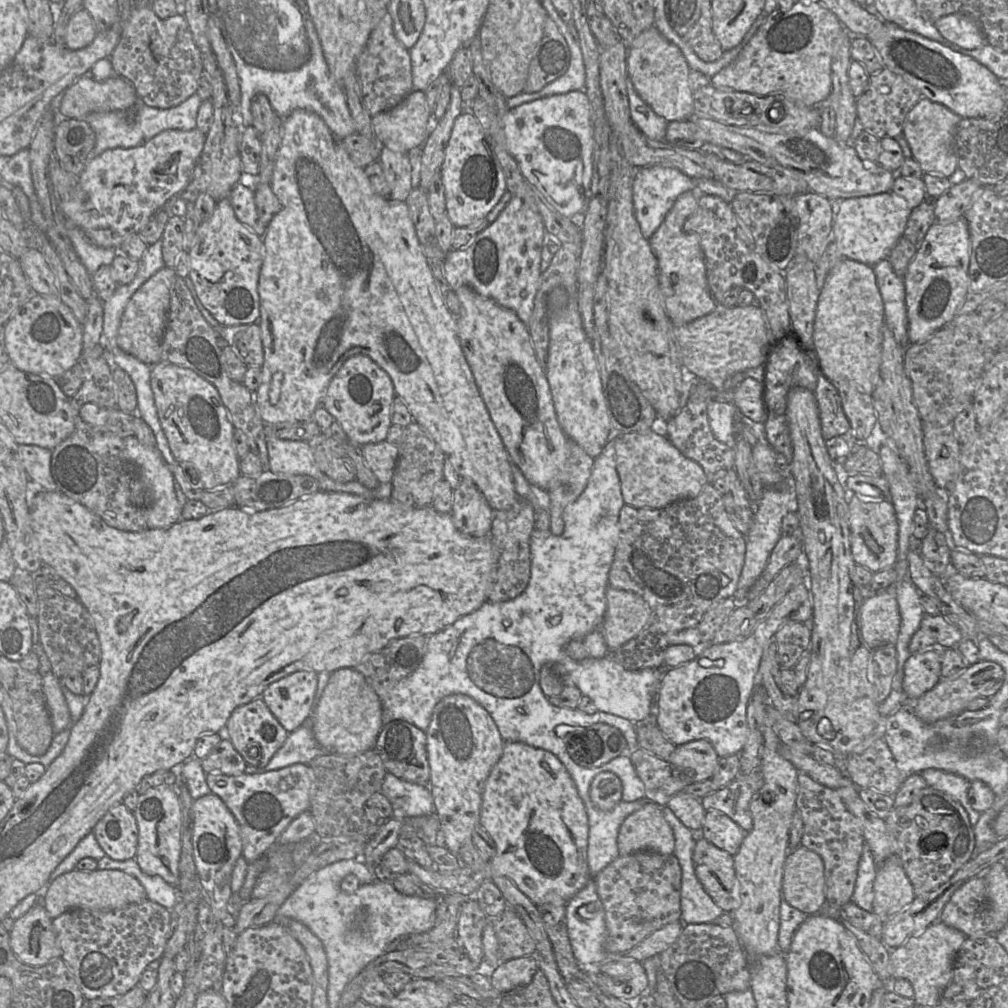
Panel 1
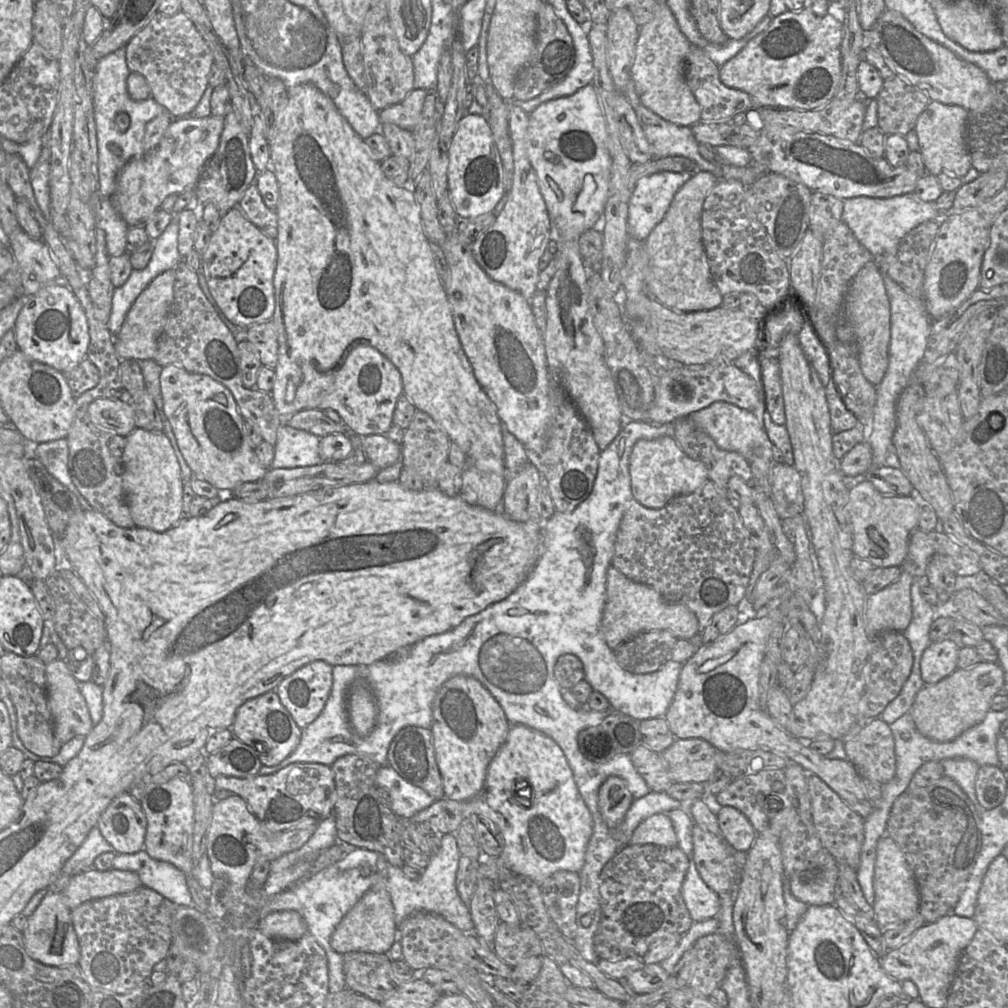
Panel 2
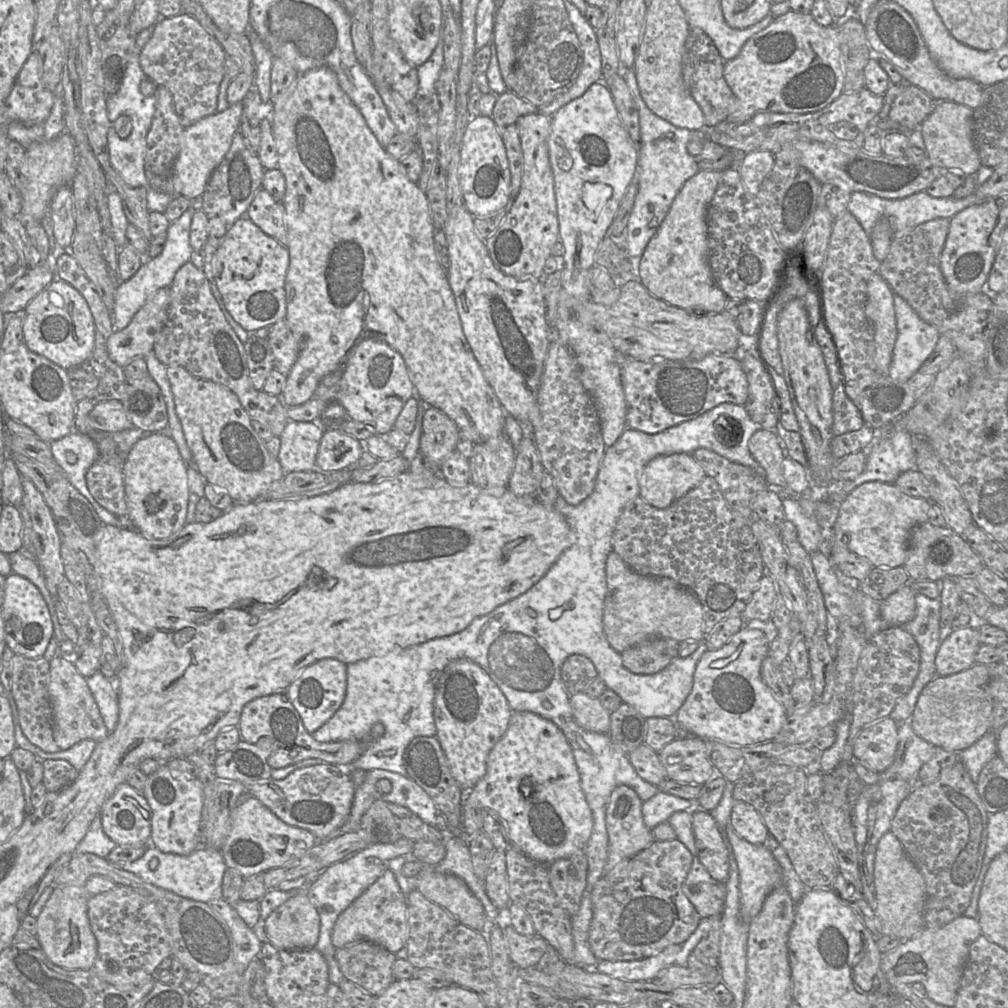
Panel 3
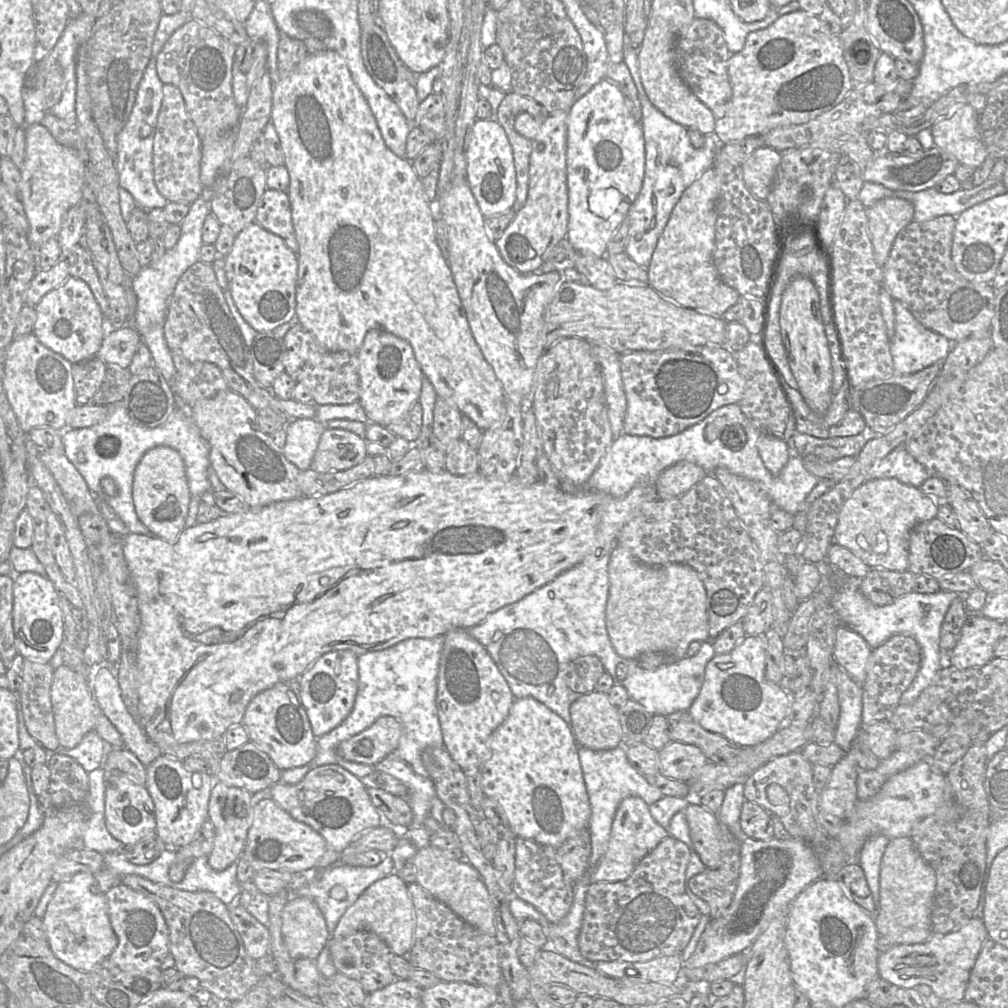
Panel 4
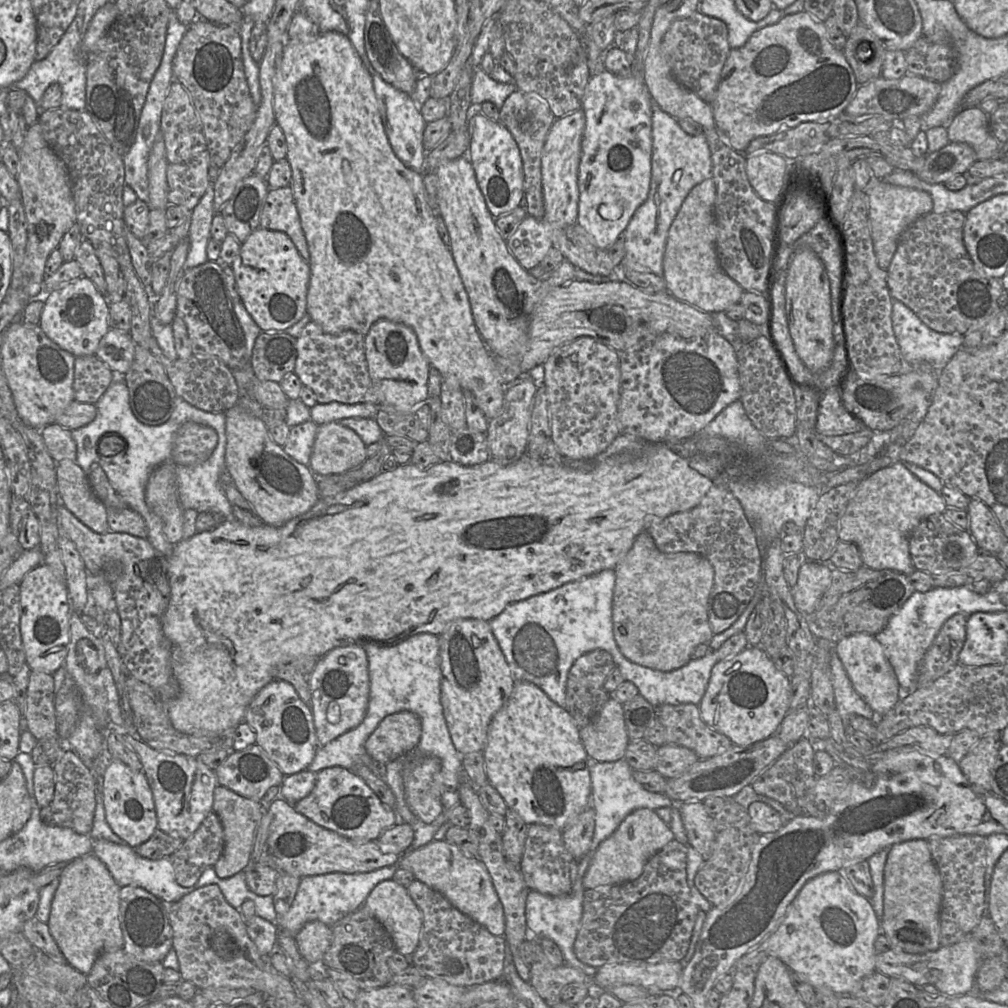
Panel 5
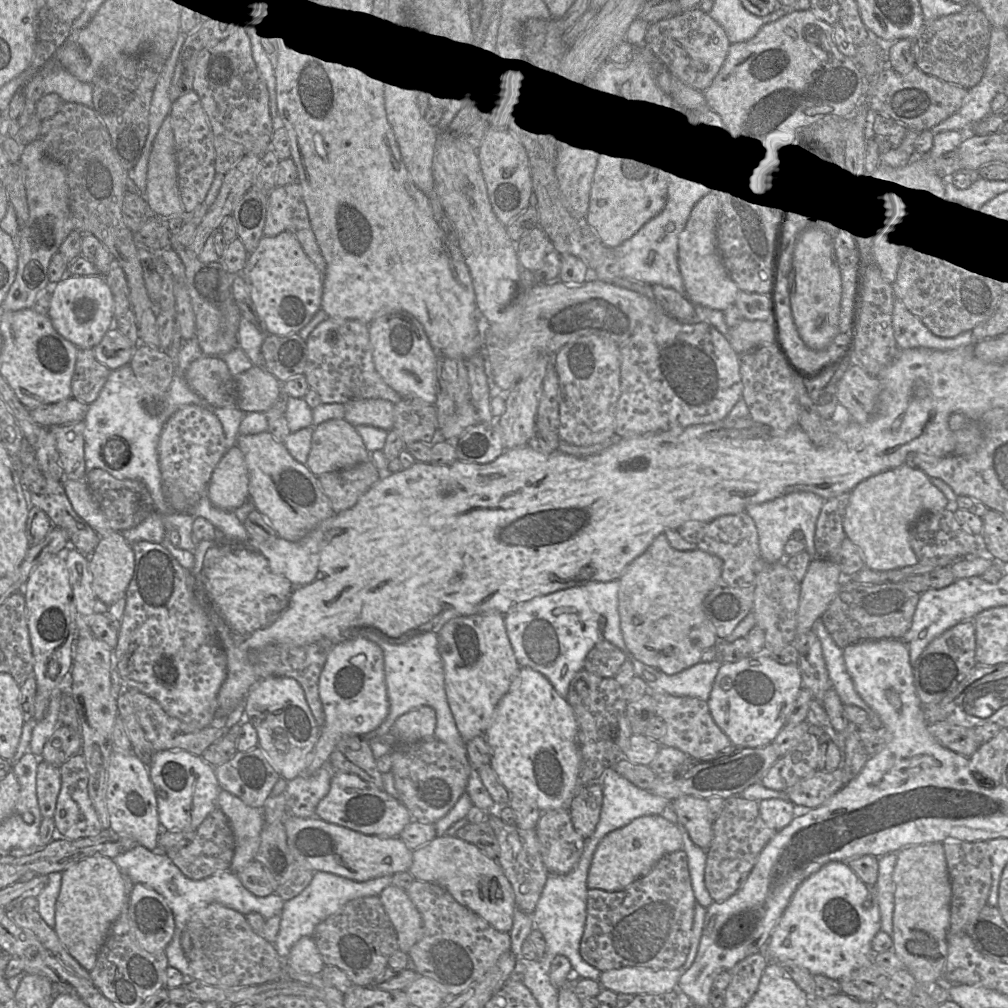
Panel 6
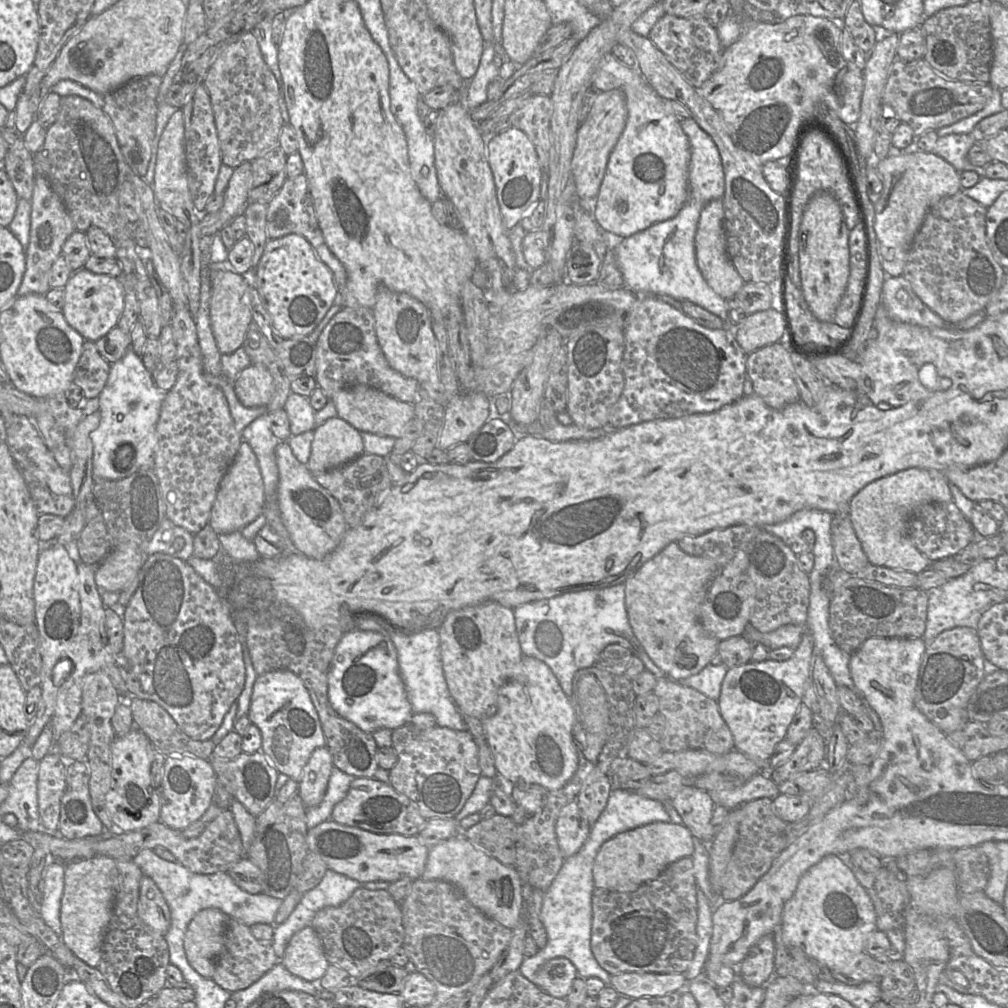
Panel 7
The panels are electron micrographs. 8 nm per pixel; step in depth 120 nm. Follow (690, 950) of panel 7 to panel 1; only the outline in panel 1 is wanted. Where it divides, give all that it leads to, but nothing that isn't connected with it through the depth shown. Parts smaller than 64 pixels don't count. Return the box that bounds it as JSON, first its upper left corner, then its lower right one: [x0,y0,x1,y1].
[595,852,682,954]

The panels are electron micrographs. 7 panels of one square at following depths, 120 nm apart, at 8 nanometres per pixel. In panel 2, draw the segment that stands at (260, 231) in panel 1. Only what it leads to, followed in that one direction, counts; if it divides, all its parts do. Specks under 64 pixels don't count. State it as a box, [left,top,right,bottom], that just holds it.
[238,183,278,240]

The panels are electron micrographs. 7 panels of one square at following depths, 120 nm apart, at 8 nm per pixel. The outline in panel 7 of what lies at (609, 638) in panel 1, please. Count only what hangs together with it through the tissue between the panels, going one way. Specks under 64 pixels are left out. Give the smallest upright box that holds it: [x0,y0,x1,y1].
[624,542,719,680]

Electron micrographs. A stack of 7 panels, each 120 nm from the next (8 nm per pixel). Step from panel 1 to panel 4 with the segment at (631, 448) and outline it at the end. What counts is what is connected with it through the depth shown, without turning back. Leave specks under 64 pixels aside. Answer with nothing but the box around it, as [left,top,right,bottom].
[655,461,706,500]

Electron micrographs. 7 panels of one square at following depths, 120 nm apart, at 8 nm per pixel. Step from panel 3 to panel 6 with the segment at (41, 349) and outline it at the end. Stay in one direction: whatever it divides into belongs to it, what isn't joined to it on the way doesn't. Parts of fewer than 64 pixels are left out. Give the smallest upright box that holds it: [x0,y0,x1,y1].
[48,274,114,349]

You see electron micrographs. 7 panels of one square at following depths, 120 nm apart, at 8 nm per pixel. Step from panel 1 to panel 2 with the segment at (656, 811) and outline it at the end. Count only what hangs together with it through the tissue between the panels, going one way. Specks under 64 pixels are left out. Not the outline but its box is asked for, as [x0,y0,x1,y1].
[629,813,677,846]

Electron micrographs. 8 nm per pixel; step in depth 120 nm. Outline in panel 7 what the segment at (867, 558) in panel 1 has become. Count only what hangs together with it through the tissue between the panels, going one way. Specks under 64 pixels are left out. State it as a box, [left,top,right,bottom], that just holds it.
[849,468,953,574]

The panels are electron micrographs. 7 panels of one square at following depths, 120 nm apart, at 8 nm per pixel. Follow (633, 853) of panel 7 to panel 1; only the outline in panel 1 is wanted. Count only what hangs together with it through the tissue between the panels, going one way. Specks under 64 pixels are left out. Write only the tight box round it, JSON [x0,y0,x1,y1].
[590,772,622,810]

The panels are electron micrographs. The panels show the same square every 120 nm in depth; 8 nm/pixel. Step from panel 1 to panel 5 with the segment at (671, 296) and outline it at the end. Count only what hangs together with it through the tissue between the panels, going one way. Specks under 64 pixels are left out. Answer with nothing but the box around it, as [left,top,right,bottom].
[663,177,743,314]

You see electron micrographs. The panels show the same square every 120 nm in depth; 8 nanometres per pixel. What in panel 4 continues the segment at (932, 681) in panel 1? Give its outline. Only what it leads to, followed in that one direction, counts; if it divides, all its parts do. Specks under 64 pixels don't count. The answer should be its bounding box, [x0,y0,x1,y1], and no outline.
[947,614,1002,670]

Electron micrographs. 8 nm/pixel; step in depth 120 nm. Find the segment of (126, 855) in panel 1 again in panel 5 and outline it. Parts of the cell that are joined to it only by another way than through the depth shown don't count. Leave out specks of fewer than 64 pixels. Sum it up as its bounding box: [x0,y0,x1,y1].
[103,759,157,848]

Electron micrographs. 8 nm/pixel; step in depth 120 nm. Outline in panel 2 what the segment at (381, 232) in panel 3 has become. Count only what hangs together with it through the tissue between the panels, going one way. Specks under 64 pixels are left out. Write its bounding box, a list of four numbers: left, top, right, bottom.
[269,84,504,462]

